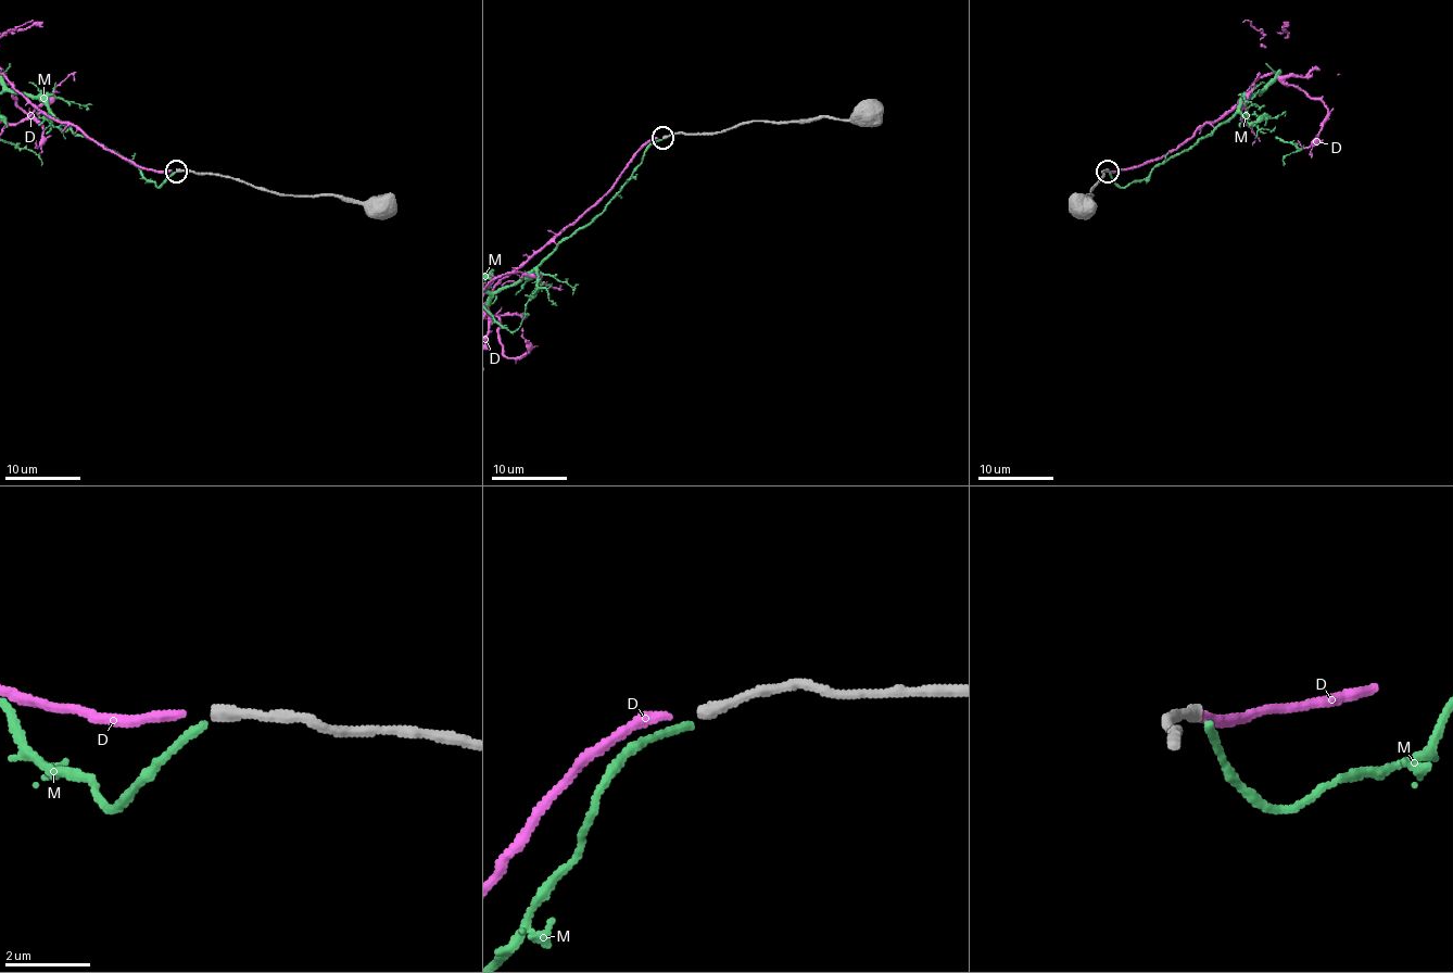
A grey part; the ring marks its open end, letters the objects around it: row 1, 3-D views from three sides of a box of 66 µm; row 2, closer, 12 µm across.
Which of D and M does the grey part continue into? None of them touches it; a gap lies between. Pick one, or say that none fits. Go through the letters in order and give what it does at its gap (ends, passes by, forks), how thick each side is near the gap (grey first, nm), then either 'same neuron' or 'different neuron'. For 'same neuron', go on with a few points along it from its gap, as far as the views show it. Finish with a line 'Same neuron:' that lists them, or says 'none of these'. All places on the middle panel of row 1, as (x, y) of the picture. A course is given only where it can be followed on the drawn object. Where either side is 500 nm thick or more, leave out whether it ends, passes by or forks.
D: it ends | 300/240 nm | same neuron
M: it ends | 300/190 nm | different neuron
Same neuron: D

